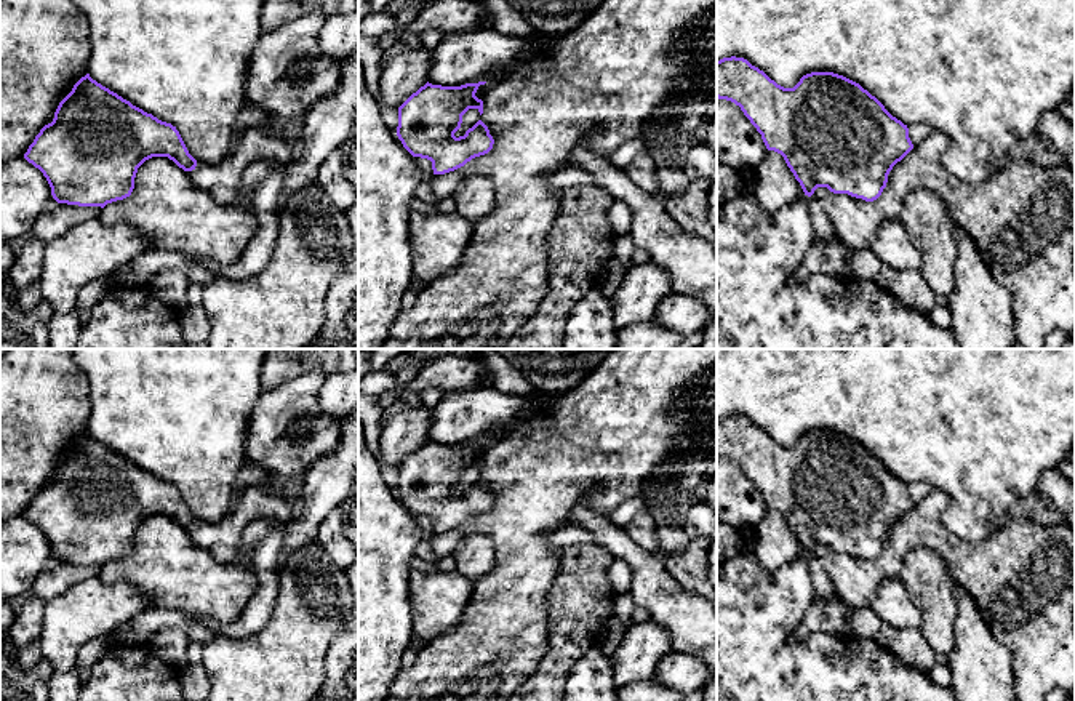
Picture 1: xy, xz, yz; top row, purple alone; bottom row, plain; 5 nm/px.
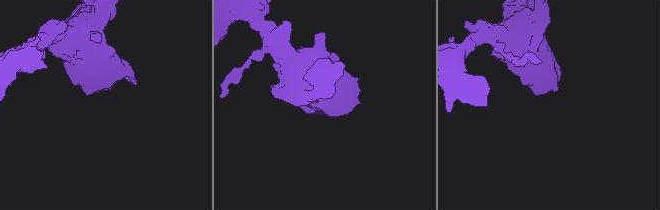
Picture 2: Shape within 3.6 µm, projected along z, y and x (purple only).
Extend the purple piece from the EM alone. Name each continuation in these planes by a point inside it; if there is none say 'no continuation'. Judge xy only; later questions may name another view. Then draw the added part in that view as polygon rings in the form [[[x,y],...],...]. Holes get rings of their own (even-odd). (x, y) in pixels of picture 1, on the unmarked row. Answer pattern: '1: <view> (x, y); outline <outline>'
1: xy (223, 540); outline [[[277,482],[246,488],[235,496],[232,509],[221,522],[197,520],[197,525],[186,531],[194,546],[208,551],[218,562],[229,563],[240,554],[245,528],[258,519],[267,519],[275,527],[294,519],[288,498],[277,490]]]

